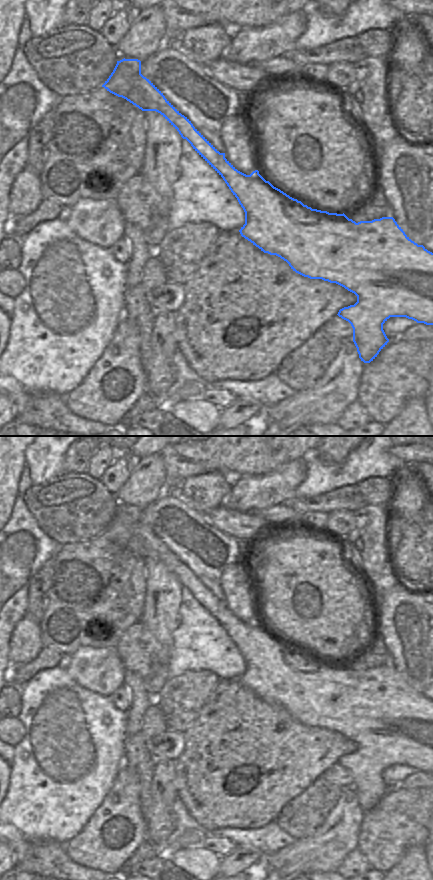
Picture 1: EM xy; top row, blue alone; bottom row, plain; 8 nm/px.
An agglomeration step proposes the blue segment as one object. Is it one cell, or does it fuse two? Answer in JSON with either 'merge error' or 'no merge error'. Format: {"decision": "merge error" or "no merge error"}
{"decision": "no merge error"}

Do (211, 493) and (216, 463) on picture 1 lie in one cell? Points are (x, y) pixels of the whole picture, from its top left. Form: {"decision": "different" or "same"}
{"decision": "different"}

